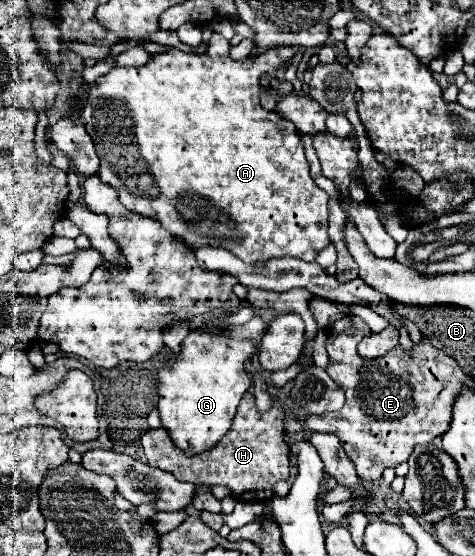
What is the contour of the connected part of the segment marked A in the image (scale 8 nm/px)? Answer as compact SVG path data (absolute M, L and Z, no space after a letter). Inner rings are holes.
M213 34L205 54L187 54L187 52L181 52L179 48L171 48L169 52L153 54L151 60L141 68L113 68L109 74L101 76L97 80L97 84L91 88L89 100L81 112L81 122L87 128L89 136L93 138L97 156L101 160L99 178L117 190L119 200L123 202L125 208L129 208L131 212L139 212L141 216L151 216L153 220L159 220L163 224L163 228L167 228L167 232L181 238L191 248L199 248L199 246L225 248L247 264L265 264L271 258L283 258L283 256L313 262L317 258L317 254L325 246L331 244L329 234L327 234L327 226L329 226L327 224L327 194L321 188L317 188L317 184L309 176L309 162L305 158L301 134L297 132L295 124L291 124L289 120L283 120L283 116L279 116L277 112L263 110L259 104L261 74L277 78L276 72L279 68L291 66L291 60L293 60L297 48L287 48L287 46L271 48L271 50L265 50L263 54L259 54L255 60L239 60L239 62L229 58L229 48L231 48L231 44L221 34ZM129 132L135 134L133 140L131 140L131 136L121 136L121 134L129 134Z

